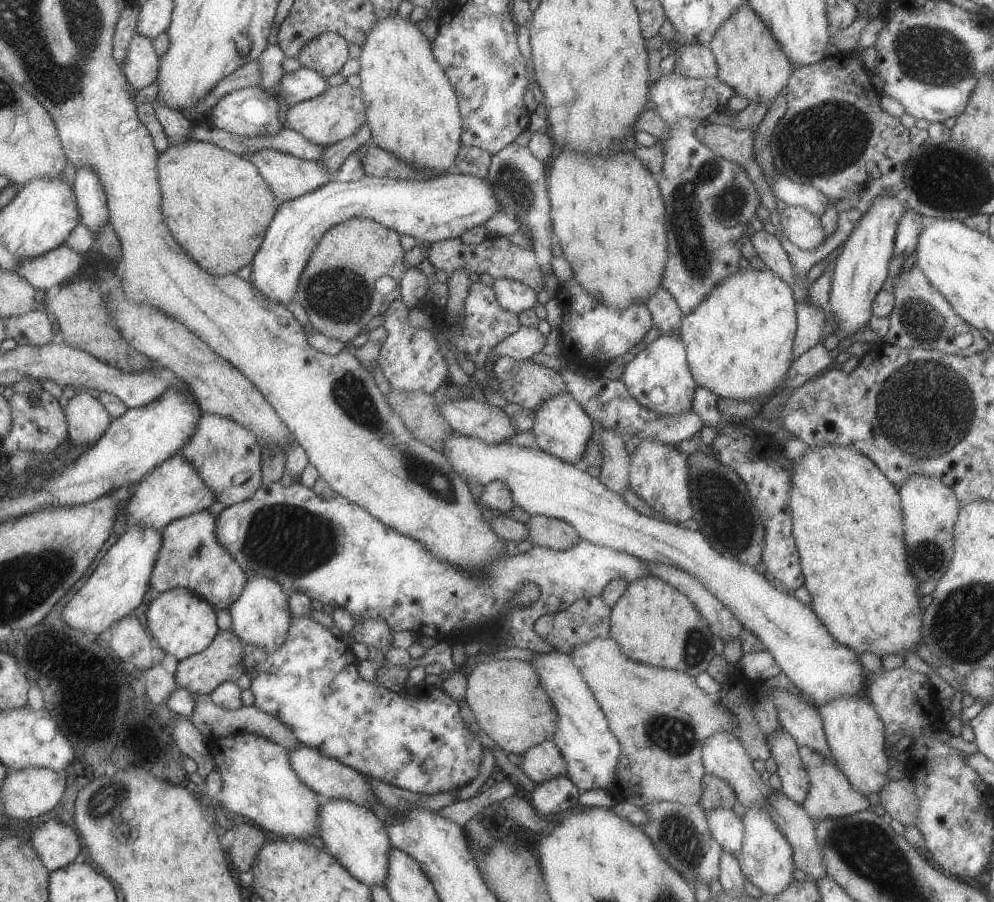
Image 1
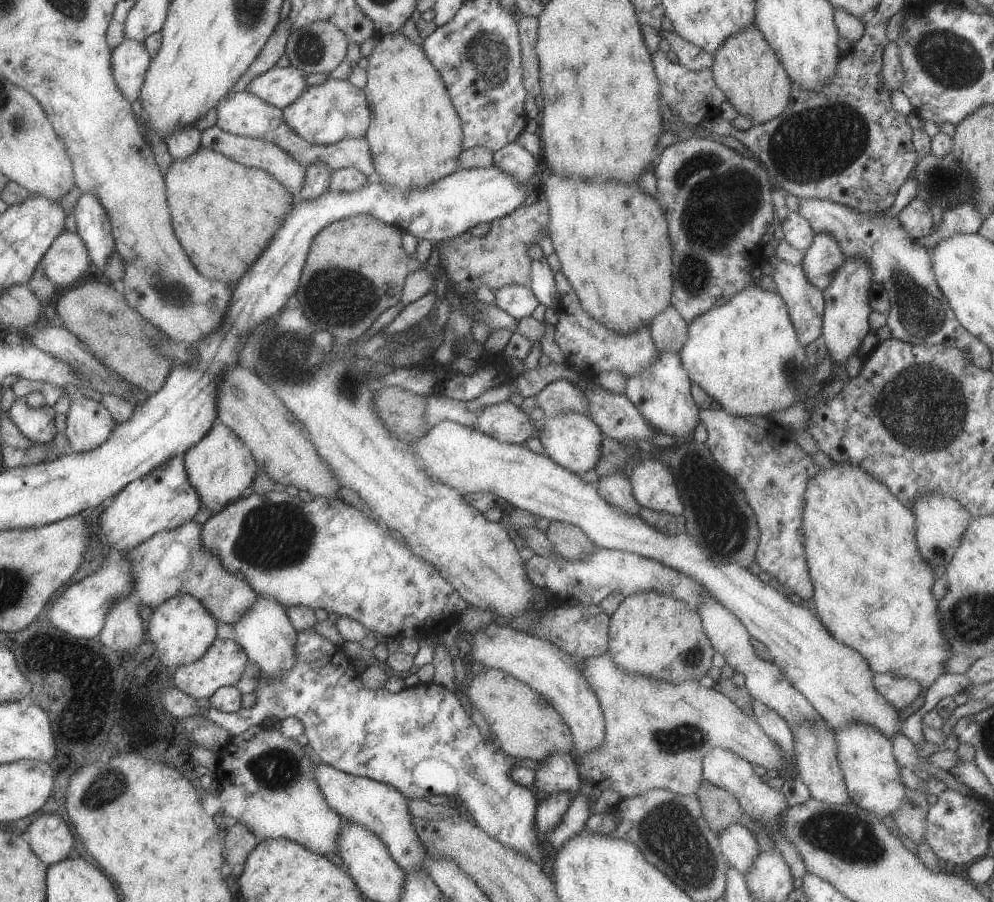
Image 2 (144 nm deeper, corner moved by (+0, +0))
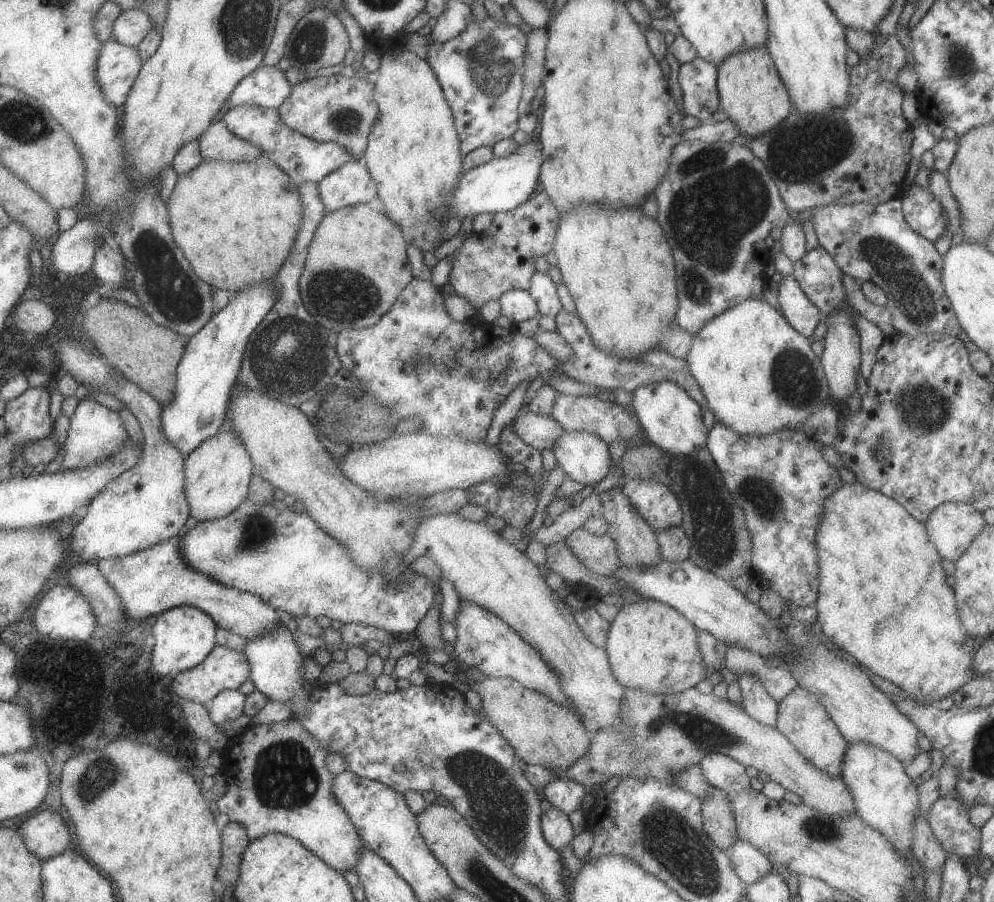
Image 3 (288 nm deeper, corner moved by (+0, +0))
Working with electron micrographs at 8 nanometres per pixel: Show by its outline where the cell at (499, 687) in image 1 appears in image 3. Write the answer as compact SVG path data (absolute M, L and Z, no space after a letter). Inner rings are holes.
M471 678L467 684L481 696L481 714L493 724L493 728L515 750L517 758L521 758L527 766L569 770L571 764L575 764L575 760L587 752L591 734L585 730L583 722L571 710L557 706L547 696L527 690L513 678L483 678L479 682Z

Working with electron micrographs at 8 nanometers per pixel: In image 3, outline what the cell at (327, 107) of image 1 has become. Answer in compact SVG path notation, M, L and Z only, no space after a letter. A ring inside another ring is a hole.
M339 72L329 78L311 78L293 86L289 98L277 108L281 120L295 132L317 142L335 142L357 154L363 160L367 148L367 136L379 116L379 108L373 100L373 82L343 78Z

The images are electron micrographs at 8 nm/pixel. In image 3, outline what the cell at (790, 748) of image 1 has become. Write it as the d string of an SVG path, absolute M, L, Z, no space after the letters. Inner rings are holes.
M739 676L737 684L741 688L741 698L743 698L741 708L751 718L761 722L763 726L775 728L777 726L777 702L773 698L769 698L769 694L761 686L761 682L751 676Z

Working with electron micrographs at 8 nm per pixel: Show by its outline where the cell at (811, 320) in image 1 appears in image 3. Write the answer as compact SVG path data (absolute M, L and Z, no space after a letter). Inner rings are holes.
M793 274L781 278L779 282L779 310L787 322L805 338L811 338L819 320L823 320L821 310L809 300Z

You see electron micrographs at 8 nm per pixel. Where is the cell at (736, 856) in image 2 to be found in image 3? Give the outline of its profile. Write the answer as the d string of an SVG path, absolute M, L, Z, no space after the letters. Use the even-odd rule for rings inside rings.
M737 840L727 850L727 856L731 860L735 874L743 880L745 886L761 880L763 876L767 876L771 872L771 860L759 848L755 848L751 842Z

